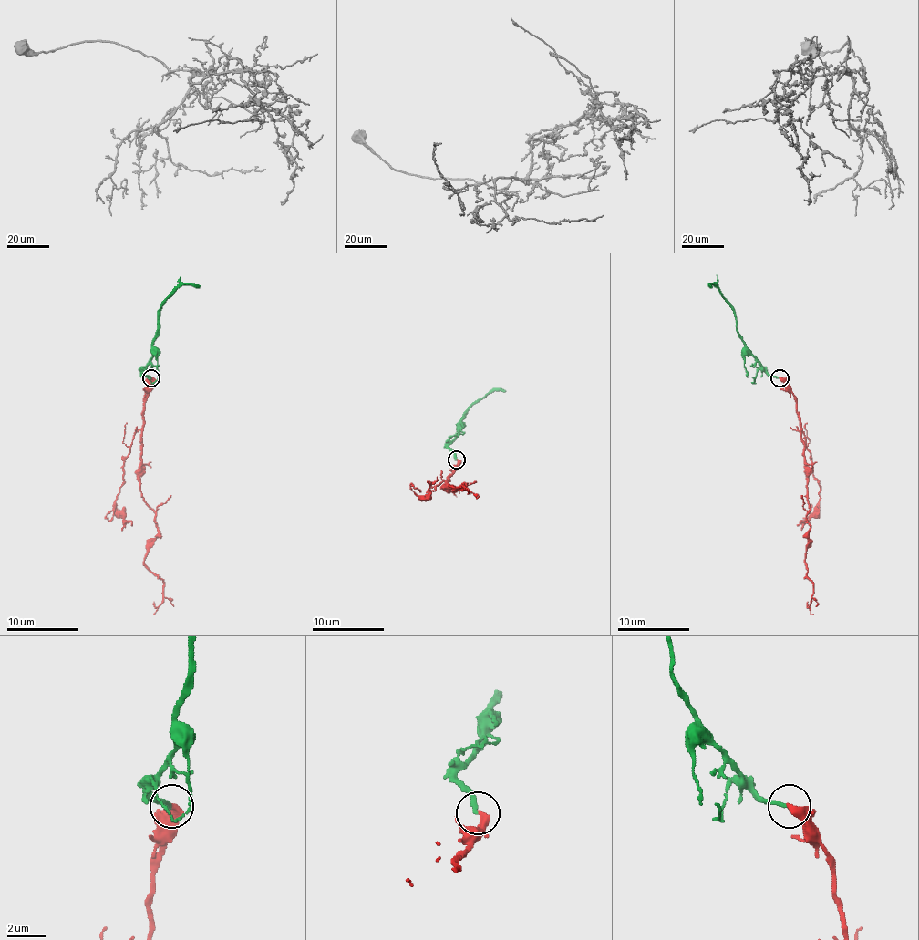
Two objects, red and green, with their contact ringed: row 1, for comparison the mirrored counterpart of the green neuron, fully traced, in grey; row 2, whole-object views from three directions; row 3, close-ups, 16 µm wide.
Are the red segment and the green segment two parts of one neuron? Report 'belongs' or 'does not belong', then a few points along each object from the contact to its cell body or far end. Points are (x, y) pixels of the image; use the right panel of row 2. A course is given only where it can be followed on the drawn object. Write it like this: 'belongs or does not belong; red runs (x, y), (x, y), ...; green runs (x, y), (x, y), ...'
belongs; red runs (780, 377), (796, 402), (803, 444), (809, 524), (805, 563), (807, 578), (812, 583), (809, 610), (812, 614); green runs (780, 377), (773, 377), (753, 356), (738, 331), (736, 311), (714, 284), (710, 284), (712, 288)

